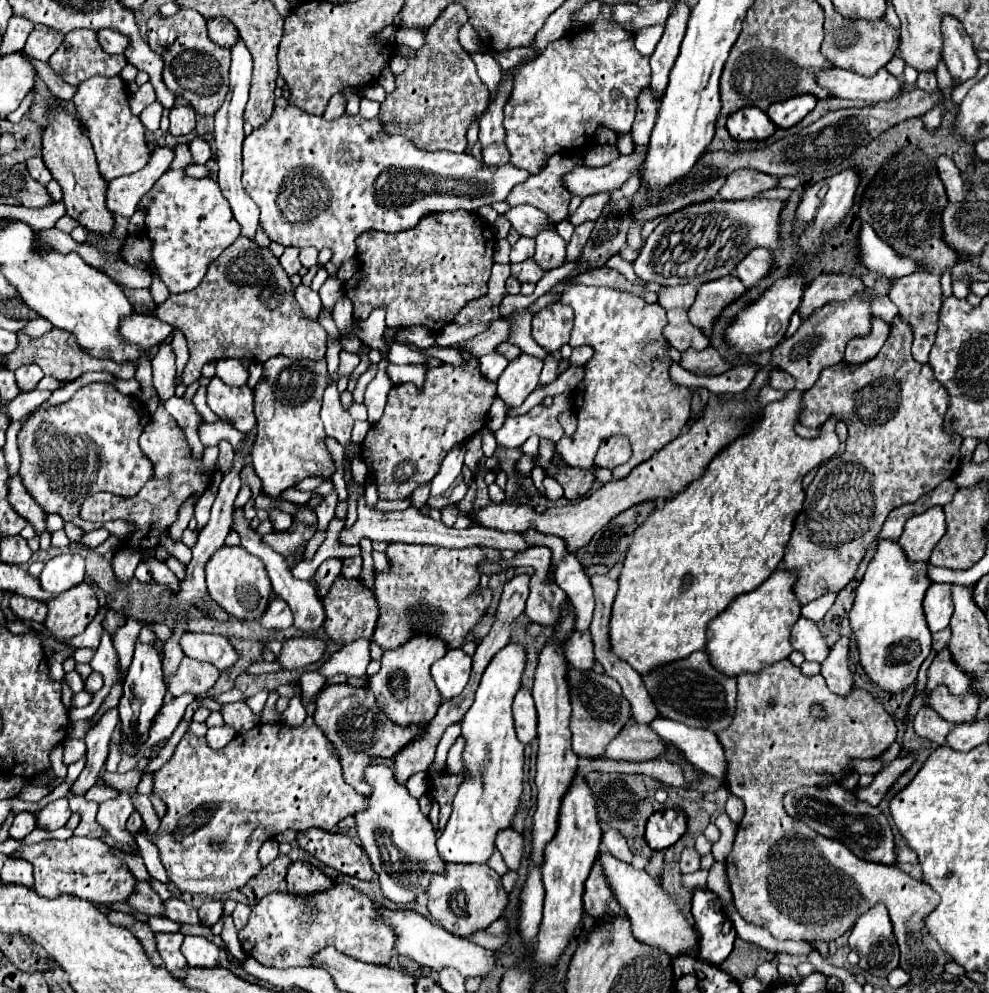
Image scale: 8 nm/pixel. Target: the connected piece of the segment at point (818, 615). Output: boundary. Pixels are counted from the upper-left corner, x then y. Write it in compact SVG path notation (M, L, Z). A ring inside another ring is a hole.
M824 594L822 598L812 600L810 604L802 606L802 616L808 618L808 620L812 620L812 622L820 622L824 618L826 610L834 604L834 600L836 600L836 594Z

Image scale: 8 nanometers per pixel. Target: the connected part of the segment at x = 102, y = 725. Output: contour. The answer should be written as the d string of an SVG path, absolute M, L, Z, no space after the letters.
M116 708L108 710L102 720L86 734L84 742L86 742L86 768L82 770L82 774L78 776L78 780L74 782L74 786L70 788L70 792L74 796L84 796L98 780L100 772L102 772L102 766L108 758L108 750L110 750L110 738L114 734L114 728L116 728L116 722L118 722L118 712Z

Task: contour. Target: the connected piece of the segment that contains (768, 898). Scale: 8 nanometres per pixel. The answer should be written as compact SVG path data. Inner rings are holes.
M780 660L772 666L766 666L764 670L752 674L752 672L742 672L738 674L738 704L736 704L736 714L730 722L728 728L720 730L716 736L724 748L724 754L726 754L726 762L728 762L728 774L724 778L724 784L726 788L738 796L744 806L746 806L746 814L742 818L742 822L738 824L738 832L736 832L736 838L734 838L734 846L732 846L732 852L728 854L726 858L726 872L728 872L728 880L730 880L730 888L732 888L732 894L734 894L734 904L738 908L738 914L746 920L746 922L752 922L752 924L758 924L762 928L768 928L770 934L778 940L826 940L826 942L832 942L836 938L840 938L846 930L852 928L852 924L856 922L856 918L866 912L870 908L870 904L876 904L876 902L882 902L886 904L888 912L890 912L890 920L892 920L892 926L894 926L894 934L896 934L896 940L898 940L898 946L900 946L900 968L904 968L904 972L908 972L910 976L920 976L920 970L928 970L932 974L944 974L944 966L948 962L952 962L952 956L948 952L944 952L940 948L940 944L930 936L930 932L924 928L924 918L940 904L940 896L926 884L926 882L920 882L920 880L914 880L910 878L906 872L902 872L900 868L896 866L884 866L884 864L872 864L872 862L864 862L860 858L856 858L844 844L840 844L838 840L832 840L832 838L826 838L822 834L818 834L816 830L808 828L802 820L796 820L796 818L790 818L784 810L784 804L782 804L782 798L792 792L792 788L800 788L800 786L816 786L816 788L826 788L830 784L838 784L842 778L846 778L850 772L852 772L852 760L854 758L878 758L882 756L888 746L896 740L896 724L894 724L894 718L886 712L886 708L876 702L866 690L862 688L856 688L850 696L836 696L832 692L828 692L826 684L824 684L824 678L818 674L818 676L804 676L800 672L800 668L792 666L790 660ZM812 704L820 704L824 708L824 716L822 718L816 718L810 714L812 710Z

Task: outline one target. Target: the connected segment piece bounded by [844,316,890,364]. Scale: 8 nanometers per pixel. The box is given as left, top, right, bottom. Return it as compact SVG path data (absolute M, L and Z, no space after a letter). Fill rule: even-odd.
M872 316L872 330L864 336L854 336L848 346L846 346L846 356L844 356L844 362L846 364L860 364L862 360L870 360L872 356L876 356L880 352L880 348L884 346L888 334L890 334L890 326Z

